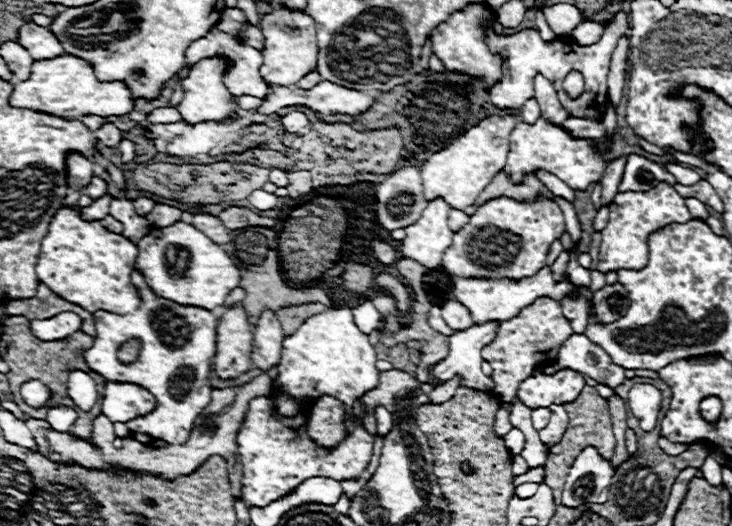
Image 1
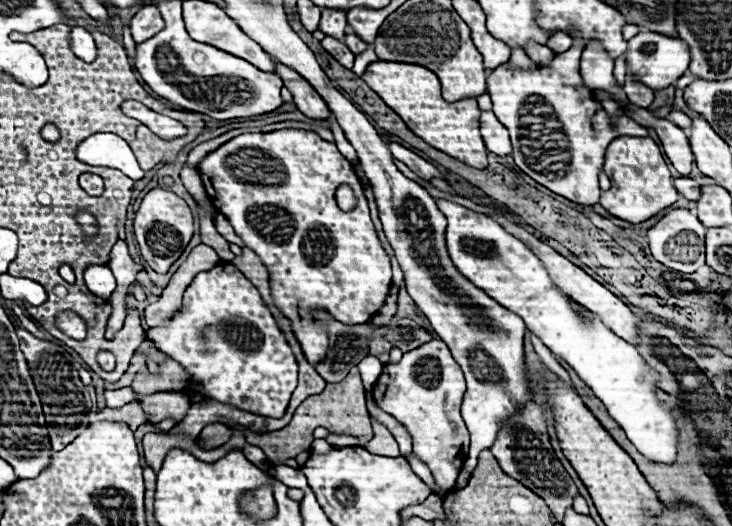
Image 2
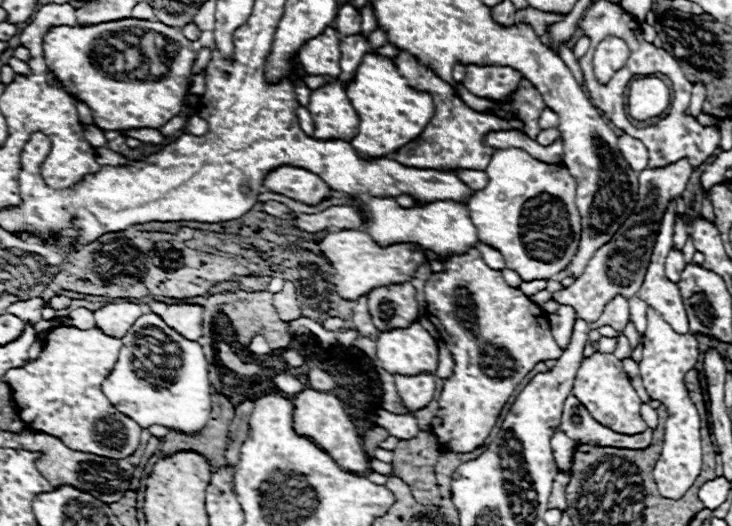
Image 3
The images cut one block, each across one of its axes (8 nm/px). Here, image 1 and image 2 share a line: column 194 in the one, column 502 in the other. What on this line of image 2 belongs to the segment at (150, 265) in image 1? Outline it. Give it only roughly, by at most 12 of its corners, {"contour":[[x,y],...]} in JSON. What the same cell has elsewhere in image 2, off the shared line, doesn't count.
{"contour":[[448,200],[458,272],[518,314],[604,402],[638,452],[676,460],[658,372],[582,320],[540,260]]}

